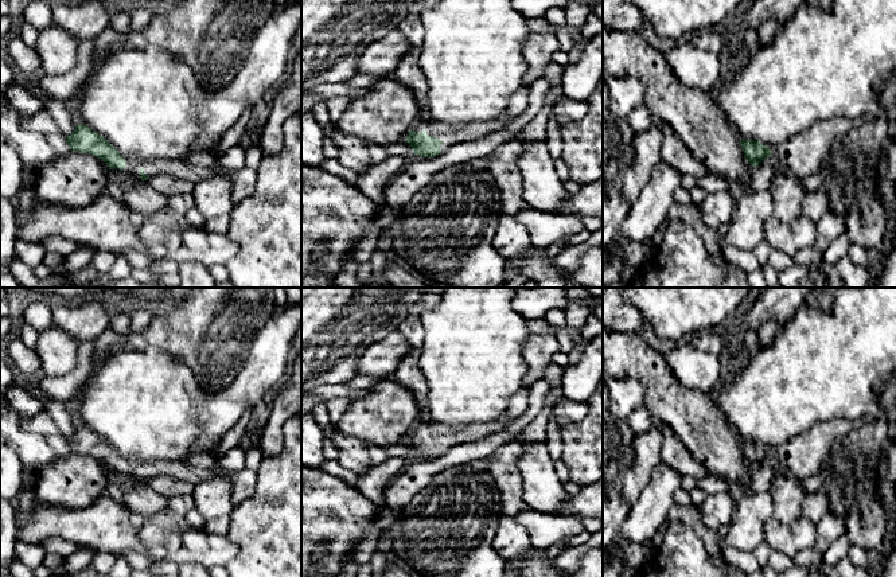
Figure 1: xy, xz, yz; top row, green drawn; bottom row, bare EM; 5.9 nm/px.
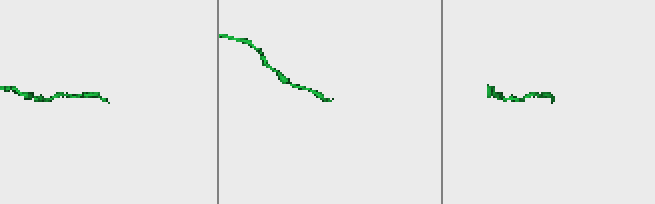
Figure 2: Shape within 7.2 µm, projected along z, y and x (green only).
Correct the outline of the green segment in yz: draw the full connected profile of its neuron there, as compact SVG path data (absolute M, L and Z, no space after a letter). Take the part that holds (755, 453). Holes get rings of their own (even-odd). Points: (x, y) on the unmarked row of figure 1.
M740 441L741 451L749 465L759 467L764 460L771 457L771 452L767 447L756 441Z

